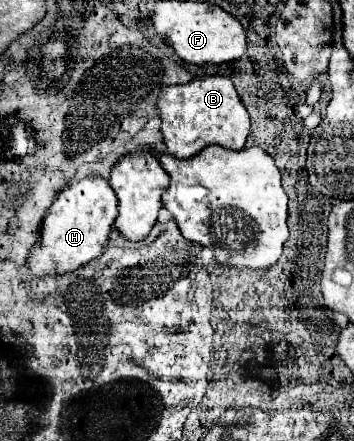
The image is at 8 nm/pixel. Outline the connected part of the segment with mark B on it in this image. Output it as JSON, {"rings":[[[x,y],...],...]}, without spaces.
{"rings":[[[225,76],[193,78],[187,84],[165,86],[157,100],[161,116],[161,134],[167,152],[175,158],[191,158],[201,148],[217,144],[231,150],[241,150],[249,134],[249,114],[241,104],[241,98],[233,82]]]}

